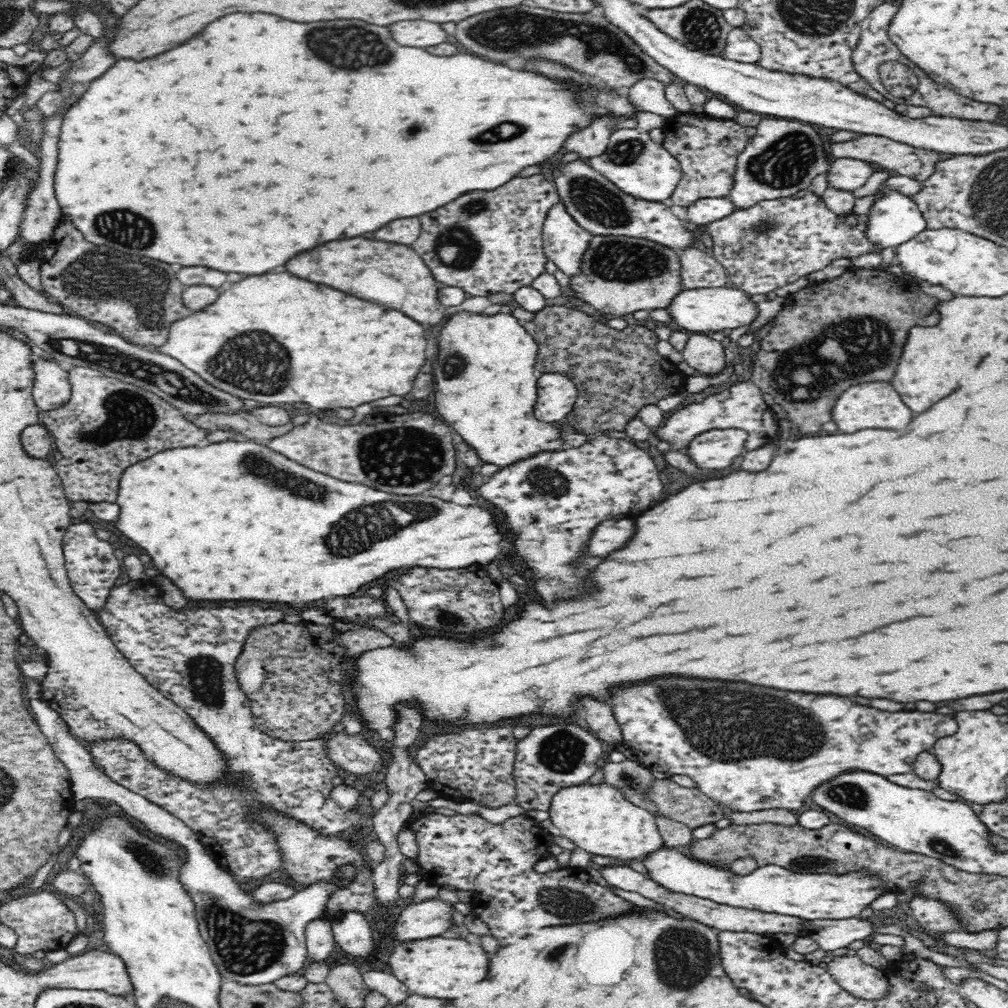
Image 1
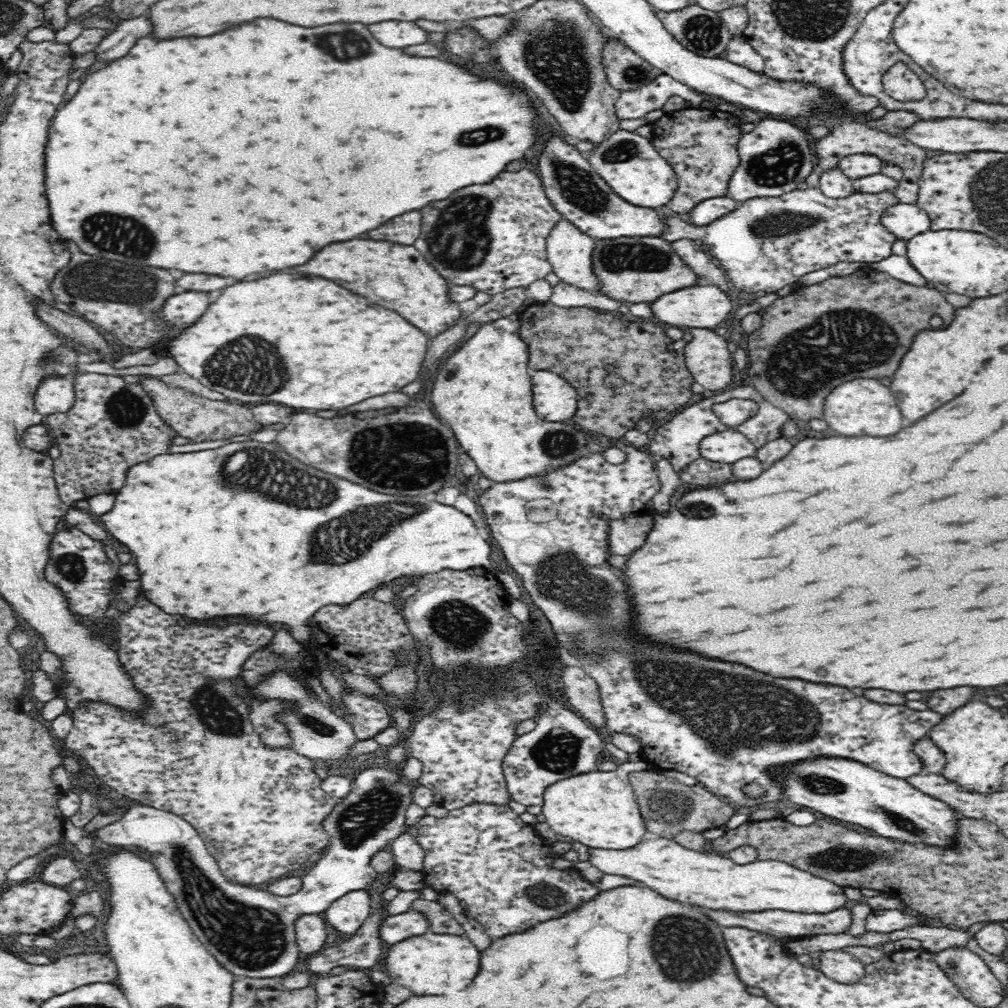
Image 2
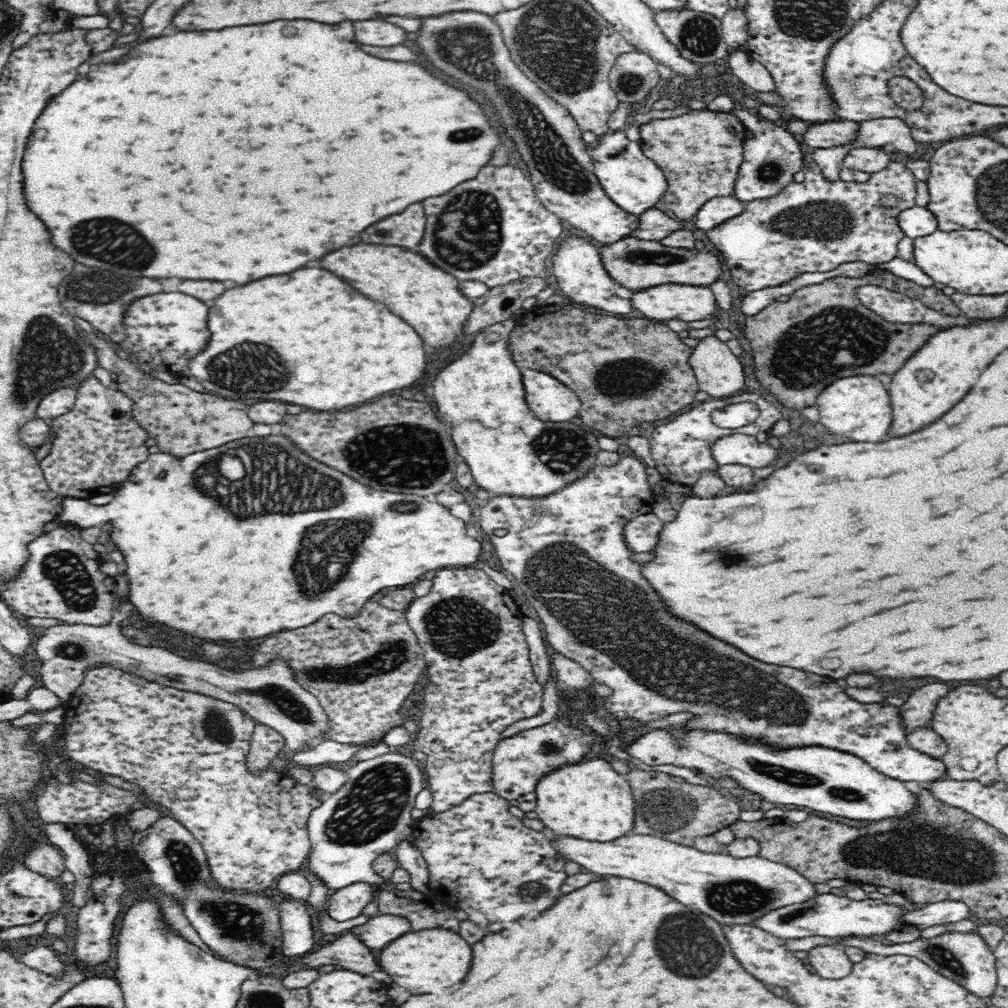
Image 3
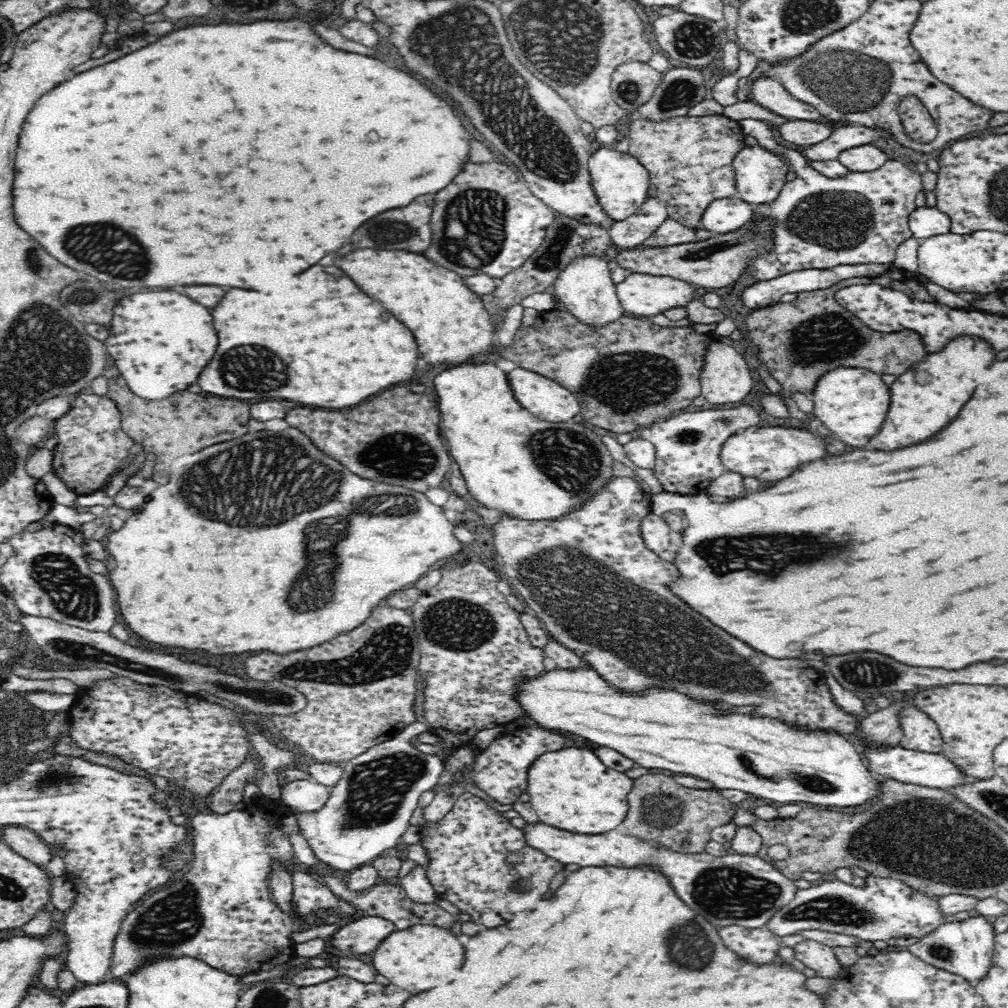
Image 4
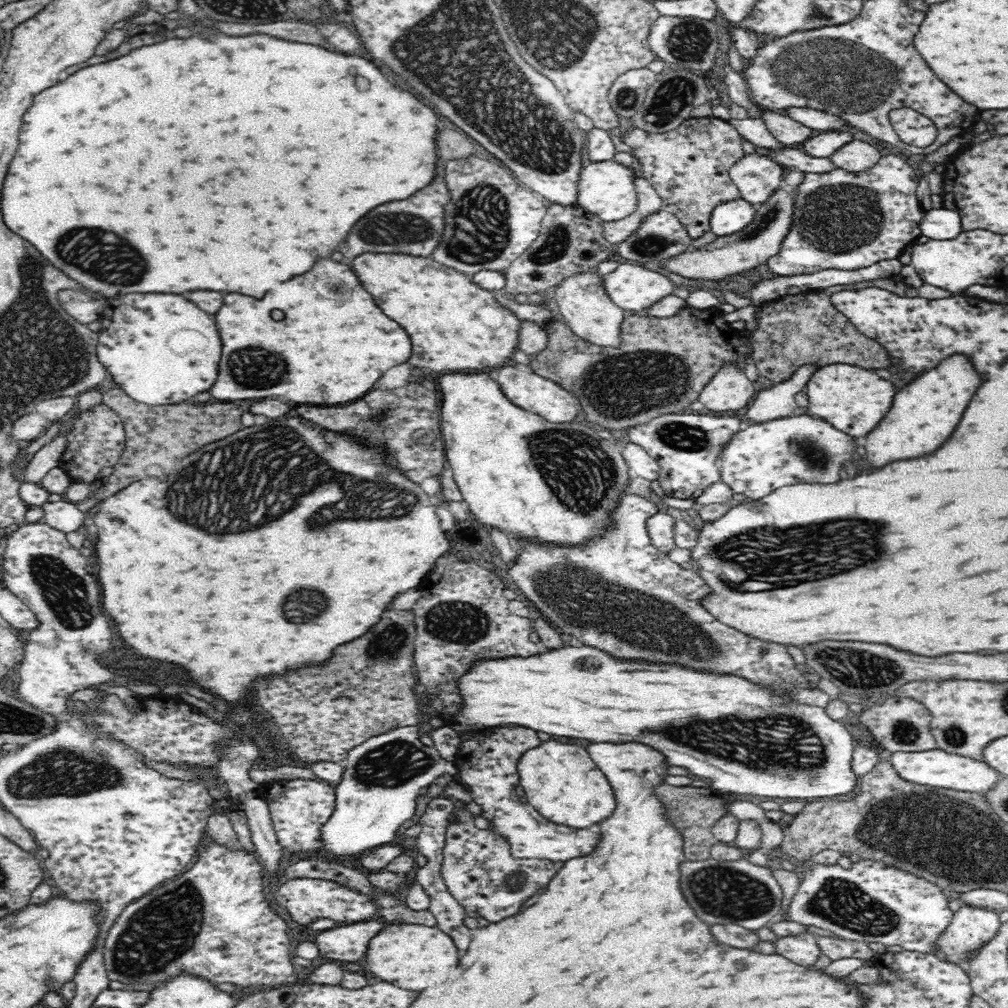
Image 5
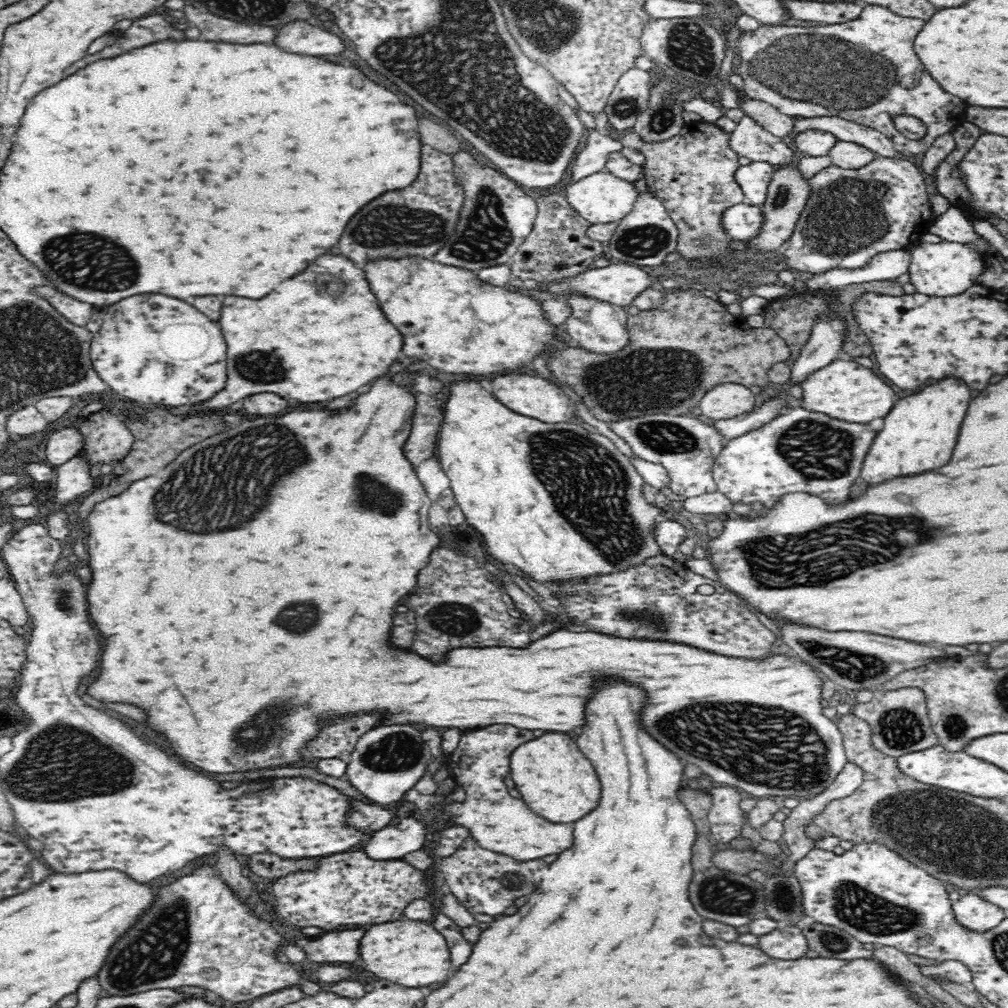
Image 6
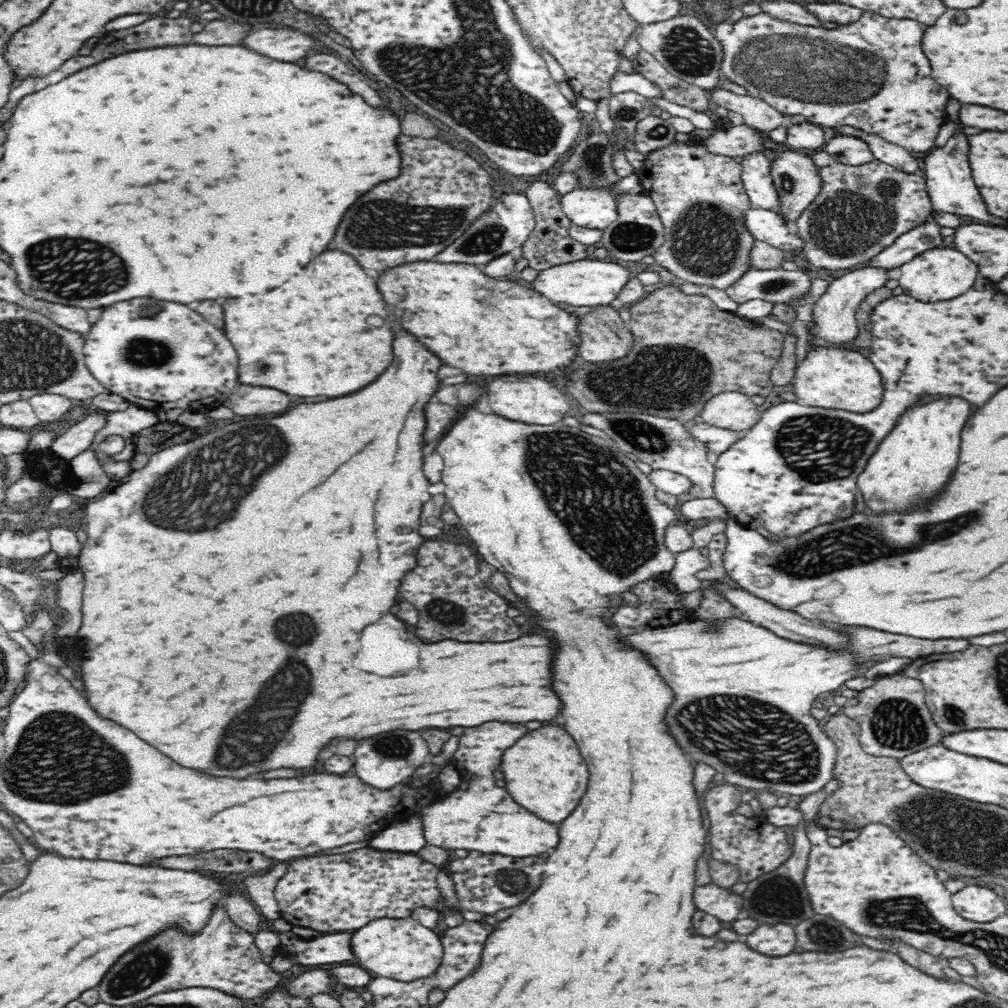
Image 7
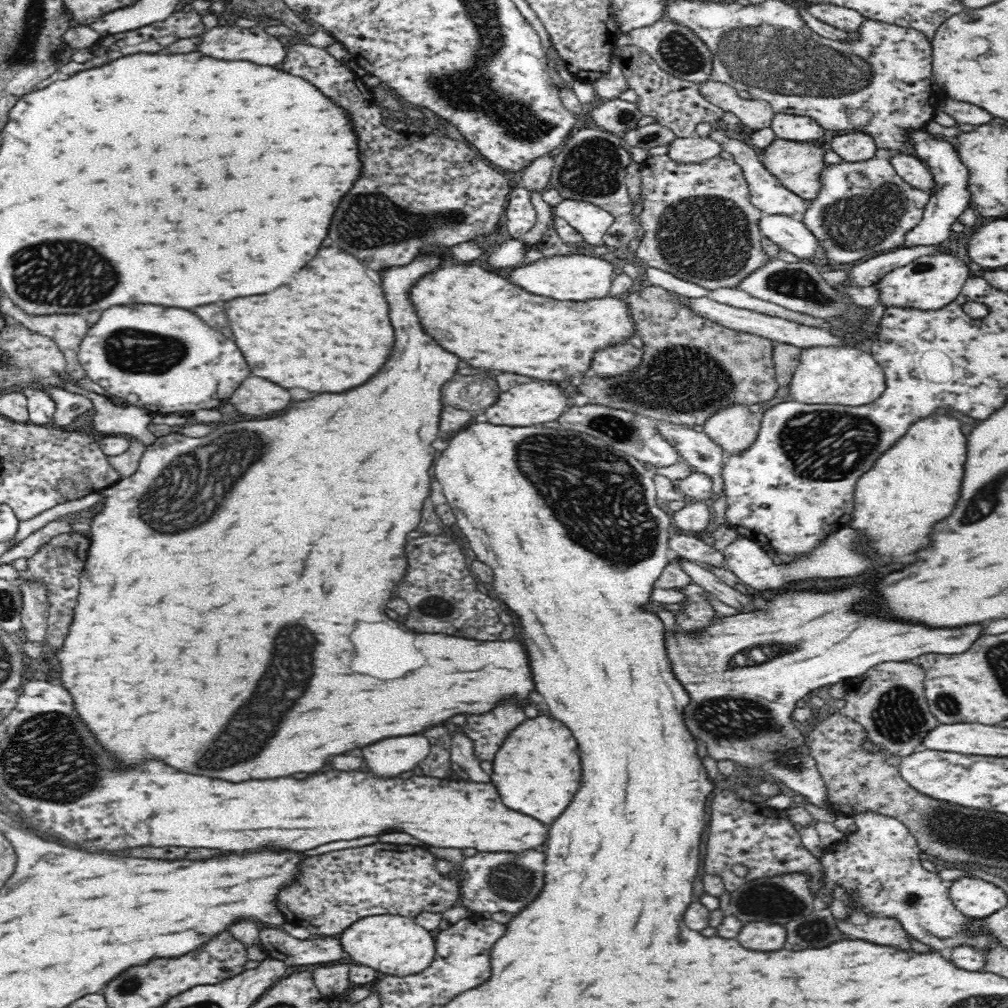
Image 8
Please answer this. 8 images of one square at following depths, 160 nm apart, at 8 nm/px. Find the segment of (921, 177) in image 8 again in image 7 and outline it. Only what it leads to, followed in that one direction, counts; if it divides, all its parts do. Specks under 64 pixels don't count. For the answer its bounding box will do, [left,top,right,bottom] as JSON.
[832,125,918,173]

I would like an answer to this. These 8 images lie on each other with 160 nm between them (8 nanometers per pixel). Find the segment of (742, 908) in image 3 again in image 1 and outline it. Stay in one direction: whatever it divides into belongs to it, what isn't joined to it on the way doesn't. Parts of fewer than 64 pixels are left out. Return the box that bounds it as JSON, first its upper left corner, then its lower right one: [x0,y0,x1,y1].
[642,845,894,920]

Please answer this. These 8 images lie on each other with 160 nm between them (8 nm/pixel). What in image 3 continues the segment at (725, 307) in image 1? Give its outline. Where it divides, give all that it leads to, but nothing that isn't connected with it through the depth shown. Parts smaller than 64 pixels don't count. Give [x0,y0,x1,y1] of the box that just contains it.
[630,284,718,322]

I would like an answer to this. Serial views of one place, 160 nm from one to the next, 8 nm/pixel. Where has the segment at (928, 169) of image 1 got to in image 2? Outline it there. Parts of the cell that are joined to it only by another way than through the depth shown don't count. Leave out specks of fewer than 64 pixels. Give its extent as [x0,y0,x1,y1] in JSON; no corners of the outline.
[815,122,932,204]

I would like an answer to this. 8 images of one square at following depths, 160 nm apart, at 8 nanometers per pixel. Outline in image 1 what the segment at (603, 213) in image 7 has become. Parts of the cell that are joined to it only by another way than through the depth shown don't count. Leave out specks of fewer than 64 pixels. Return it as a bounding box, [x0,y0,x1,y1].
[586,111,682,202]

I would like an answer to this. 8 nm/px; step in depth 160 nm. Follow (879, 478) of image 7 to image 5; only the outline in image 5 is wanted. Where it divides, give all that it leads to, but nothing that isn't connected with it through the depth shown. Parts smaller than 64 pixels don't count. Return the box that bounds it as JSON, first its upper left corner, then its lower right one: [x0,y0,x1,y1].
[866,353,982,466]

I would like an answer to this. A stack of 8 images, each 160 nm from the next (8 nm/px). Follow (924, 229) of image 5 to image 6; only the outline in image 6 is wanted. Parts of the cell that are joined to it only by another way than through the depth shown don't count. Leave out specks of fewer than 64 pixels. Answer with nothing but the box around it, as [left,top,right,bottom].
[929,206,982,248]

